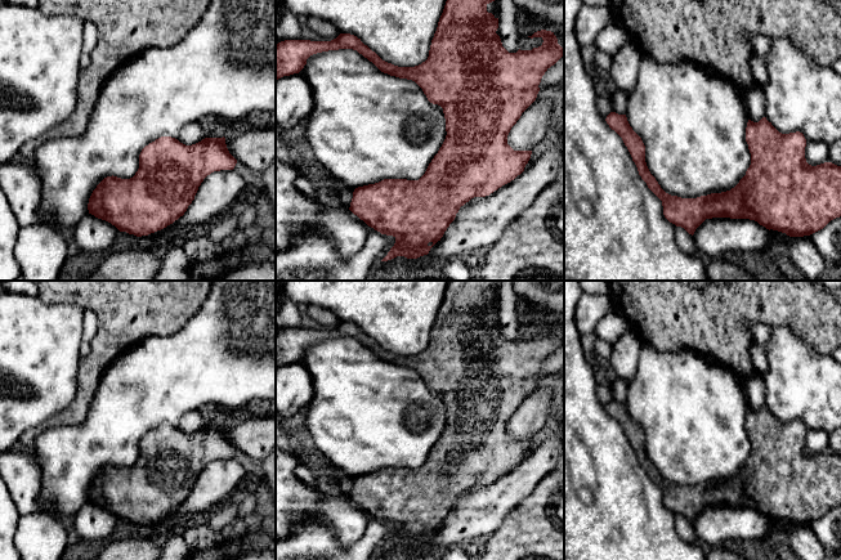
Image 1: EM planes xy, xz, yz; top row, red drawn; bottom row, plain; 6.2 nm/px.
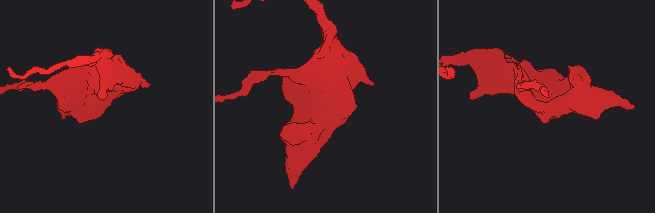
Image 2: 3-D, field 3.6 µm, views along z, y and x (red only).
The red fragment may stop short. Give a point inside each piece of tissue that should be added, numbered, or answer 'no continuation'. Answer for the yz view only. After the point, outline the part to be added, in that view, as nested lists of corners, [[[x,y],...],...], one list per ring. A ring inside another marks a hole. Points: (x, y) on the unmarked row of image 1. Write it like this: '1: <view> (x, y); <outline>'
no continuation

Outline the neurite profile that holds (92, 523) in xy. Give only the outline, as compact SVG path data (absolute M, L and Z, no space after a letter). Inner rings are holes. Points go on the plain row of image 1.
M91 502L85 503L75 515L75 530L79 539L103 541L115 530L118 518Z

